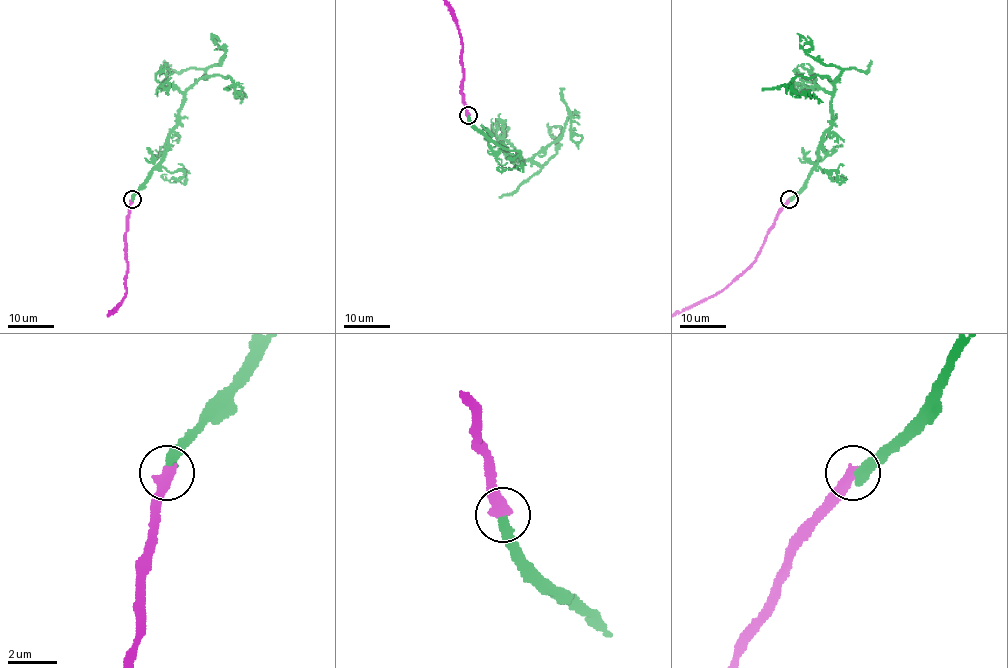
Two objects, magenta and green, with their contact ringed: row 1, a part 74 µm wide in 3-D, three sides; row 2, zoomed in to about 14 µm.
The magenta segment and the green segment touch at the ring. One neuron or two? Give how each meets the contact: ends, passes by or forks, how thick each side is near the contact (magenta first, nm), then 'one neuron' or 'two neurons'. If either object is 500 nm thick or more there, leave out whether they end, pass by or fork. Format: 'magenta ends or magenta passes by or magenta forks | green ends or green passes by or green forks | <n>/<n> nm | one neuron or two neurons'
magenta ends | green ends | 400/440 nm | two neurons

